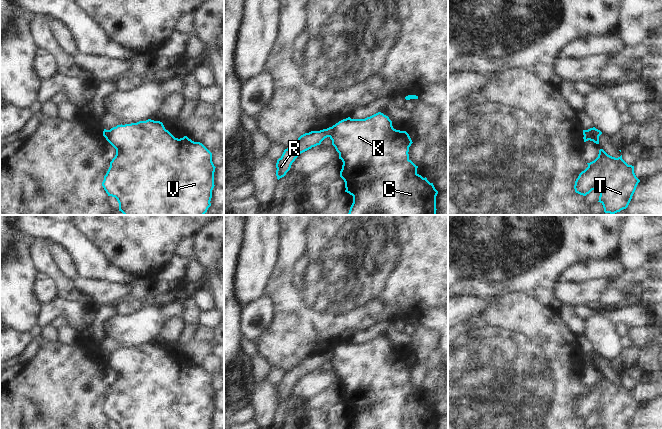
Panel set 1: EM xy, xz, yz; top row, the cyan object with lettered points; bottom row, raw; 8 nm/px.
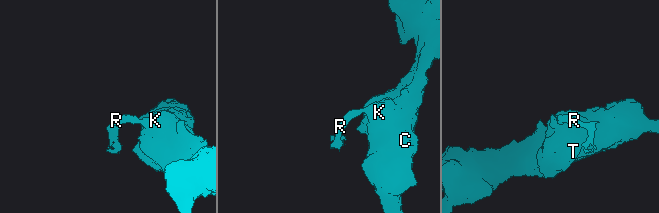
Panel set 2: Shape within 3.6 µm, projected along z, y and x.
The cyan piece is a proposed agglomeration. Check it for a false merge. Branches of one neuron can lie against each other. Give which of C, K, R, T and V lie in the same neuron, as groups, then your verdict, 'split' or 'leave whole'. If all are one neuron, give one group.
C K T V / R; split

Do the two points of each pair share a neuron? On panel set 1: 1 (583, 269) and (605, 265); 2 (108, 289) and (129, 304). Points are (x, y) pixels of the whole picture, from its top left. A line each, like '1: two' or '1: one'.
1: one
2: two

